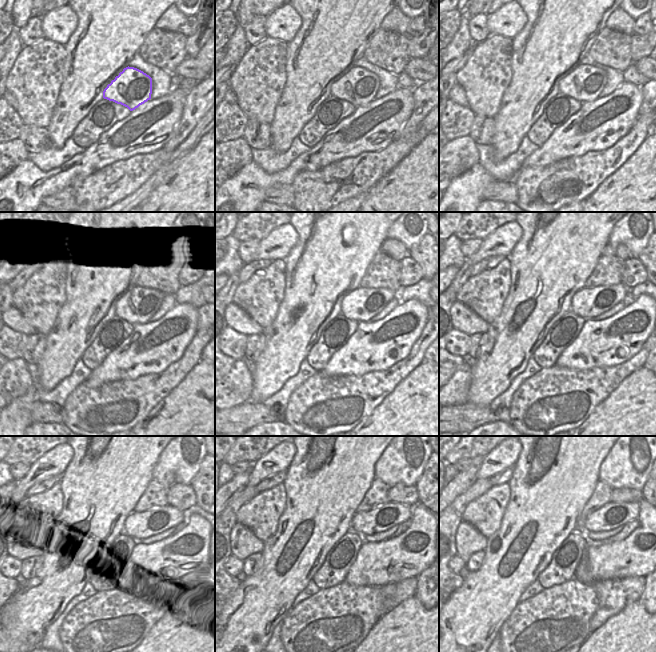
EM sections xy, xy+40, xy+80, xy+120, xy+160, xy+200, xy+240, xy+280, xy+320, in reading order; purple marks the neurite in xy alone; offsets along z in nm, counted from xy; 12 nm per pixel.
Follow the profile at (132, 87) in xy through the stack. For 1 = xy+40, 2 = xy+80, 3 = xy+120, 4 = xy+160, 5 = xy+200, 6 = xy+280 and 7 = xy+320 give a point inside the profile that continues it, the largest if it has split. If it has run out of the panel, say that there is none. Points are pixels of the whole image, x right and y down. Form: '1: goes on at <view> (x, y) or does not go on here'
1: goes on at xy+40 (358, 86)
2: goes on at xy+80 (584, 83)
3: goes on at xy+120 (137, 306)
4: goes on at xy+160 (362, 304)
5: goes on at xy+200 (587, 302)
6: goes on at xy+280 (380, 519)
7: goes on at xy+320 (612, 515)

